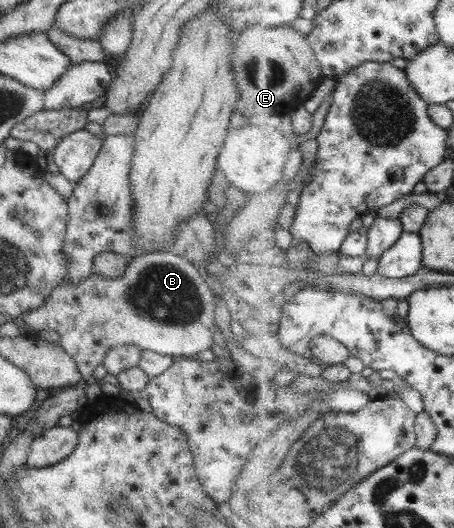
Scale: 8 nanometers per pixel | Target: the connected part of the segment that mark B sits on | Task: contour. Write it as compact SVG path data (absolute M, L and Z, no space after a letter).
M153 252L136 256L126 264L121 277L104 278L92 273L80 282L60 283L45 298L37 309L26 311L19 319L32 331L52 330L59 335L59 344L80 372L83 380L92 380L92 371L102 363L108 350L114 346L132 344L142 350L180 357L195 357L195 354L212 345L212 332L215 326L214 294L202 279L202 271L184 257L168 252Z

